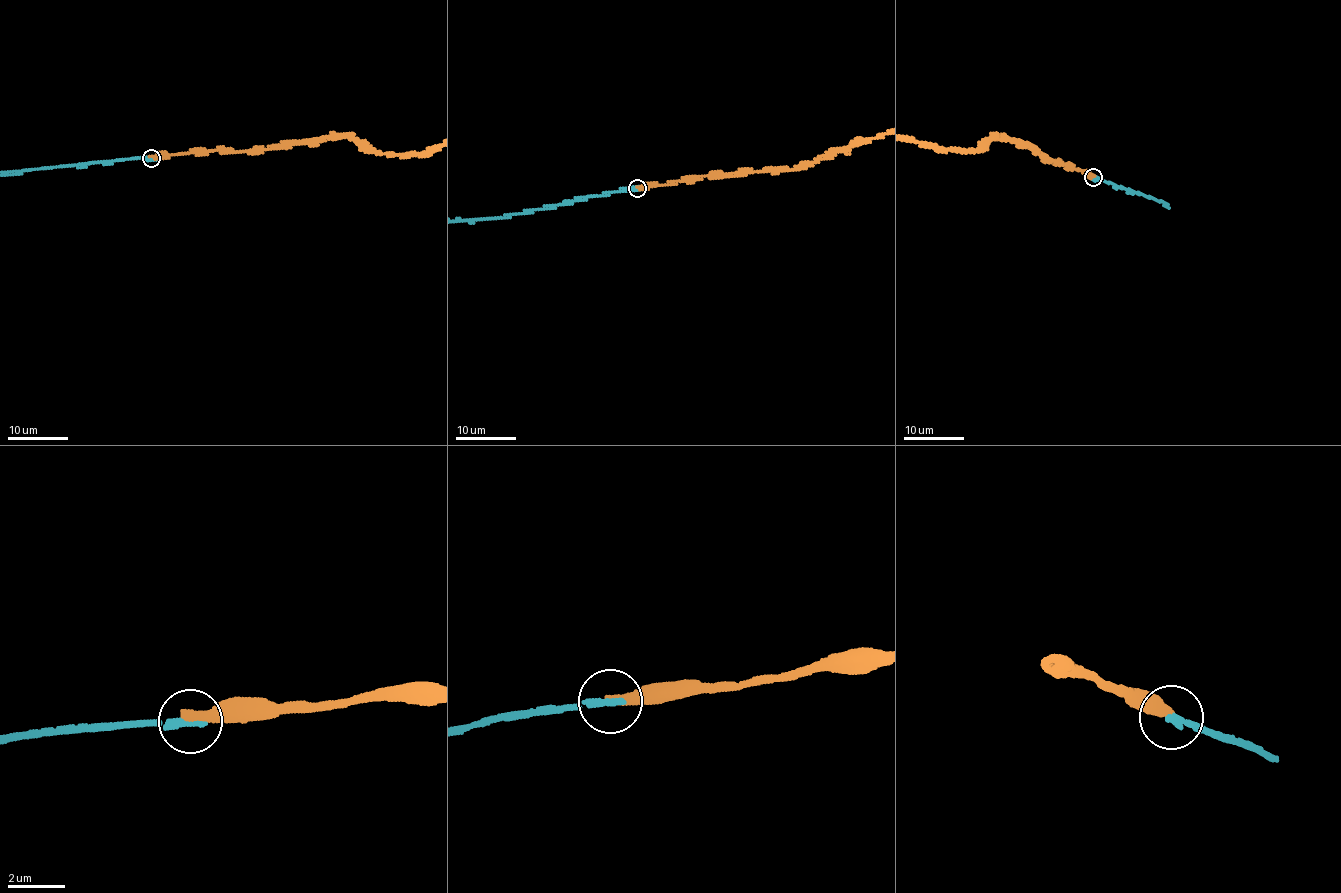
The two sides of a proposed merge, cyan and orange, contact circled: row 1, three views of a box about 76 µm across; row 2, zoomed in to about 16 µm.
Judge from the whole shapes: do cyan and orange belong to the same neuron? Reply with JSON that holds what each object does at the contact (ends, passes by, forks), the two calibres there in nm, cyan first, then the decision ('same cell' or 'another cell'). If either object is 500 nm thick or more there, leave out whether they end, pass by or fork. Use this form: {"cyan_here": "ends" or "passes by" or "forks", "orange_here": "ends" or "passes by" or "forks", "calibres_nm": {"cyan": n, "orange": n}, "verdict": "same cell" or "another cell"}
{"cyan_here": "ends", "orange_here": "ends", "calibres_nm": {"cyan": 320, "orange": 360}, "verdict": "another cell"}

